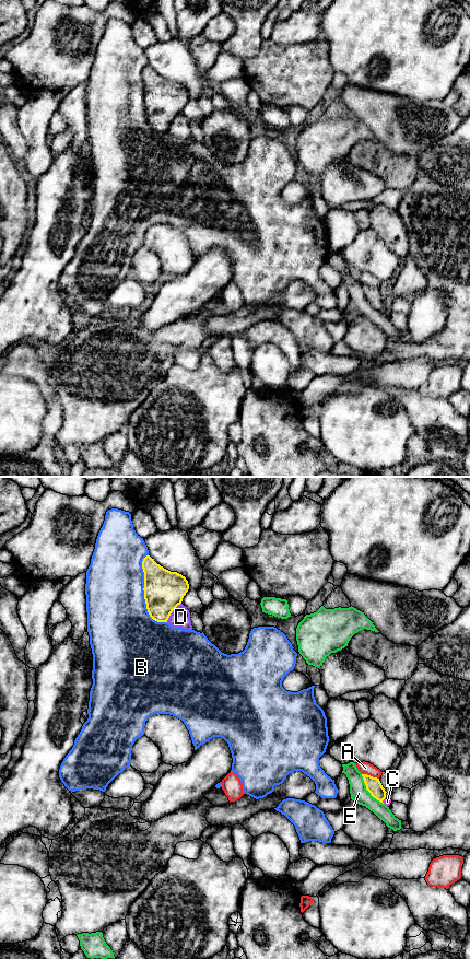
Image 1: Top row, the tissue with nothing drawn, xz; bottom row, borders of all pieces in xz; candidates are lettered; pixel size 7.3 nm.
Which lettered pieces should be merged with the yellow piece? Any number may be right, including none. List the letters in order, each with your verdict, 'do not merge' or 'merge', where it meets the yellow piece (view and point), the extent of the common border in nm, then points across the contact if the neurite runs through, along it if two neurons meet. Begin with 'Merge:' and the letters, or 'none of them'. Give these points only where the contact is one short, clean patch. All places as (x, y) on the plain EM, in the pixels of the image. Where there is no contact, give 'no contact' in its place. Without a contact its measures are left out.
Merge: C
A: do not merge; contact xz (369, 285); length 130 nm
B: do not merge; contact xz (144, 104); length 500 nm
C: merge; contact xz (383, 310); length 50 nm; way xz (374, 296), (383, 310), (387, 312)
D: do not merge; contact xz (172, 121); length 180 nm
E: do not merge; contact xz (367, 300); length 280 nm

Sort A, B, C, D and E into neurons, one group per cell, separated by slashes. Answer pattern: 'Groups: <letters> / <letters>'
Groups: A / B / C / D / E

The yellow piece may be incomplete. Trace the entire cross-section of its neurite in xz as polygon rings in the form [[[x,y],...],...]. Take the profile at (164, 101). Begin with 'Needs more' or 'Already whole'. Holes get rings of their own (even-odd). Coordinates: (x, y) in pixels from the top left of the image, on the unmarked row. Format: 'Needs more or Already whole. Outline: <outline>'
Already whole. Outline: [[[146,66],[142,71],[144,82],[144,109],[150,127],[167,132],[173,120],[181,114],[189,100],[188,91],[177,82],[171,82]]]

